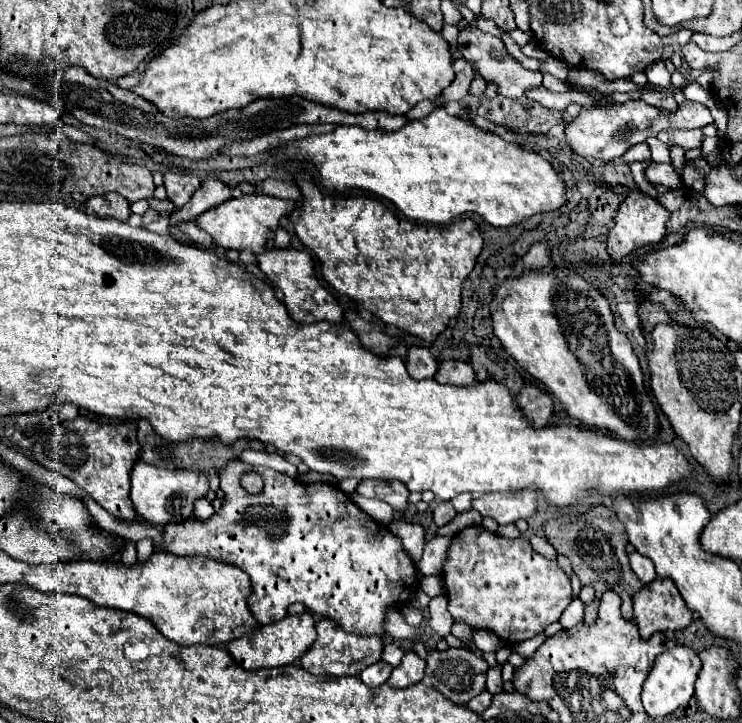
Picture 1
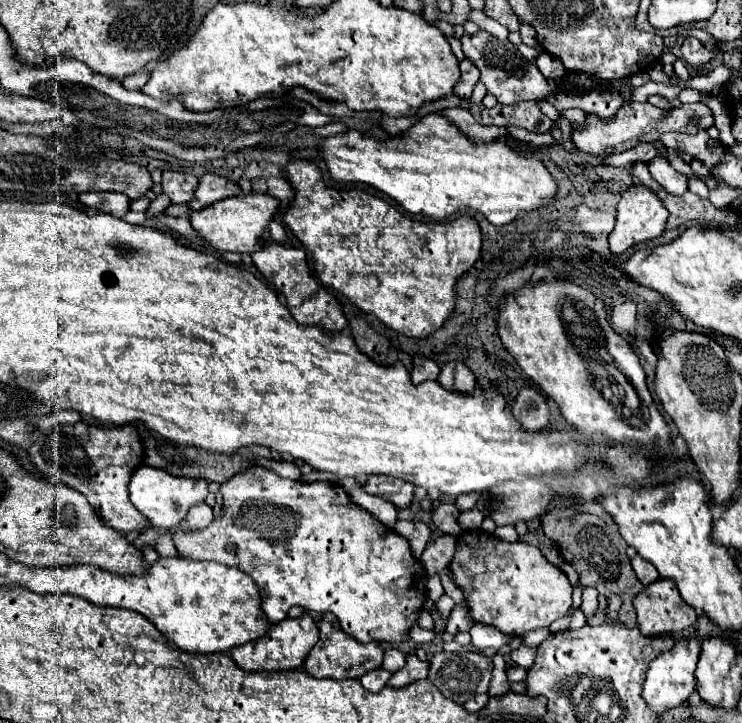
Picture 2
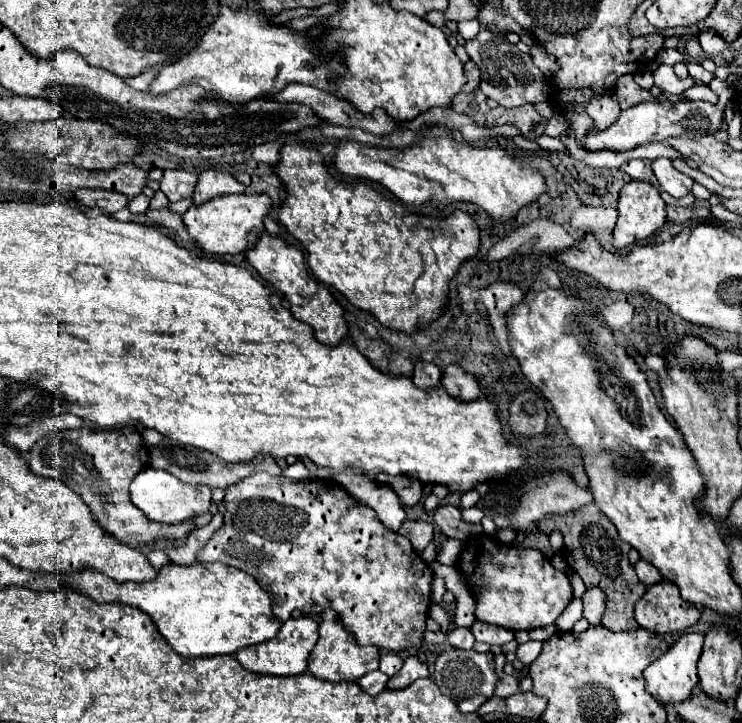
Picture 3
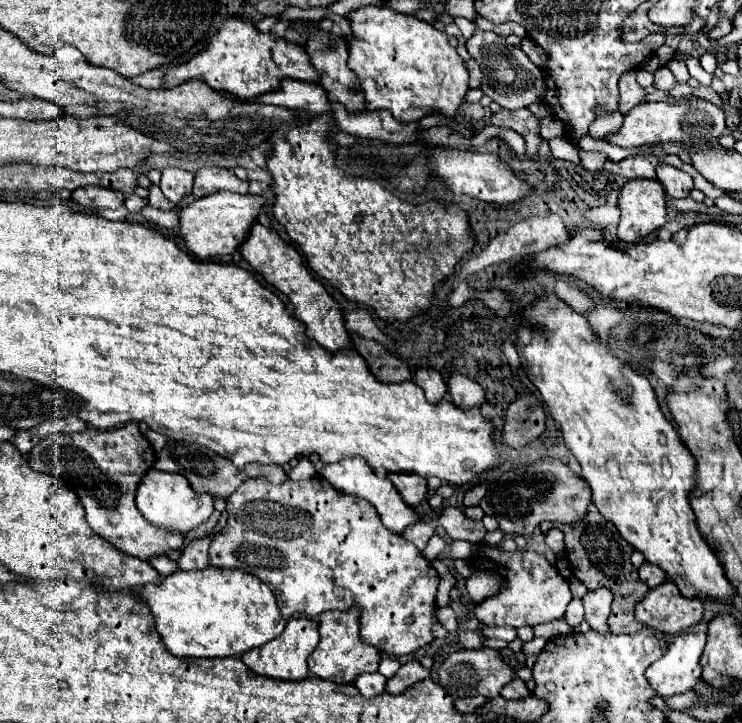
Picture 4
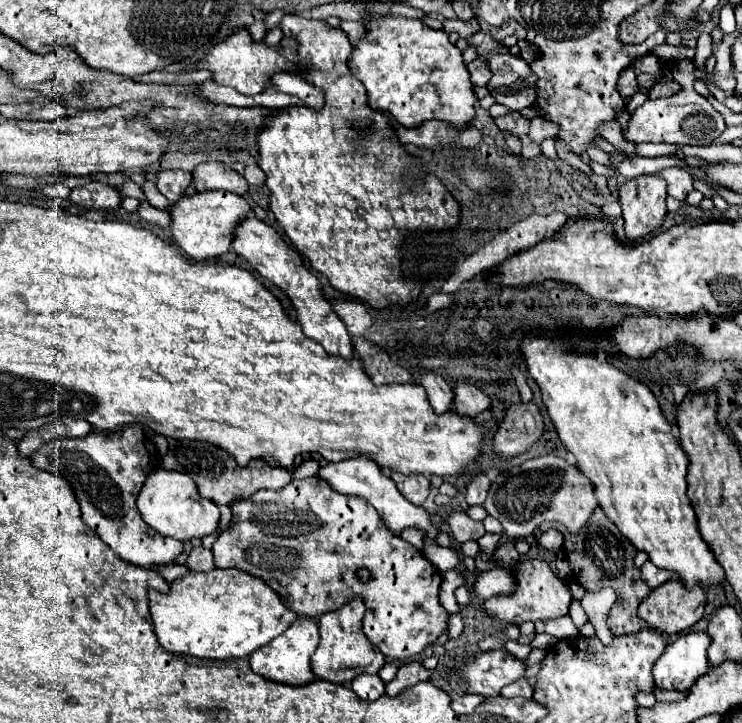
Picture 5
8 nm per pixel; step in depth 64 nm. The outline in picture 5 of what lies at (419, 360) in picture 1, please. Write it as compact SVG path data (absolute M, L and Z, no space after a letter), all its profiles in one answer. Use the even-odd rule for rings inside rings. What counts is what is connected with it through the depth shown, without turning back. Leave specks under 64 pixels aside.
M426 374L422 378L422 386L424 386L424 390L428 394L428 400L430 400L430 406L434 408L436 414L450 412L452 400L454 400L454 392L452 392L452 388L446 384L446 380L442 376Z

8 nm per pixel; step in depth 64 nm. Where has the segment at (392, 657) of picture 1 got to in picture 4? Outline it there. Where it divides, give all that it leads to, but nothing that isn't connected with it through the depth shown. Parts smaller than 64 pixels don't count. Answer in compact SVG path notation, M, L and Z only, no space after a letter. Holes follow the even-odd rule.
M382 658L378 672L386 678L392 678L398 672L398 668L400 668L400 662L396 658Z

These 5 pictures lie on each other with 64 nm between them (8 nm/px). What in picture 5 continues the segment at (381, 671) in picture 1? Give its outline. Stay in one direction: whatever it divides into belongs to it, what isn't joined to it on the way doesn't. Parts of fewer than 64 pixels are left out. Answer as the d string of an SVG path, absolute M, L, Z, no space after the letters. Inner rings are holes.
M360 674L352 680L350 688L356 692L356 696L360 700L376 700L384 694L384 684L380 682L380 676L372 676L372 674Z

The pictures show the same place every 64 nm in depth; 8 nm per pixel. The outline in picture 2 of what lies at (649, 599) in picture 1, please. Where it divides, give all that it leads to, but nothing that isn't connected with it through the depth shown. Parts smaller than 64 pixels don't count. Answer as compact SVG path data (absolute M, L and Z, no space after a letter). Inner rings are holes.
M656 580L646 586L634 602L638 628L646 636L680 632L696 622L696 612L680 598L680 592L672 580Z

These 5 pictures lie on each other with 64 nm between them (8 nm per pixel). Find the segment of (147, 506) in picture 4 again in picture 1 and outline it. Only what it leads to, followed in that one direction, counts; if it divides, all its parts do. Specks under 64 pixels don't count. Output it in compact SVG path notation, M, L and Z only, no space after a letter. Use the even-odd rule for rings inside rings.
M138 460L132 474L132 488L130 488L130 500L136 508L136 512L150 522L152 526L166 526L172 522L182 522L192 516L192 506L198 498L204 498L208 492L208 476L192 470L164 470L156 466L148 466L146 462Z

